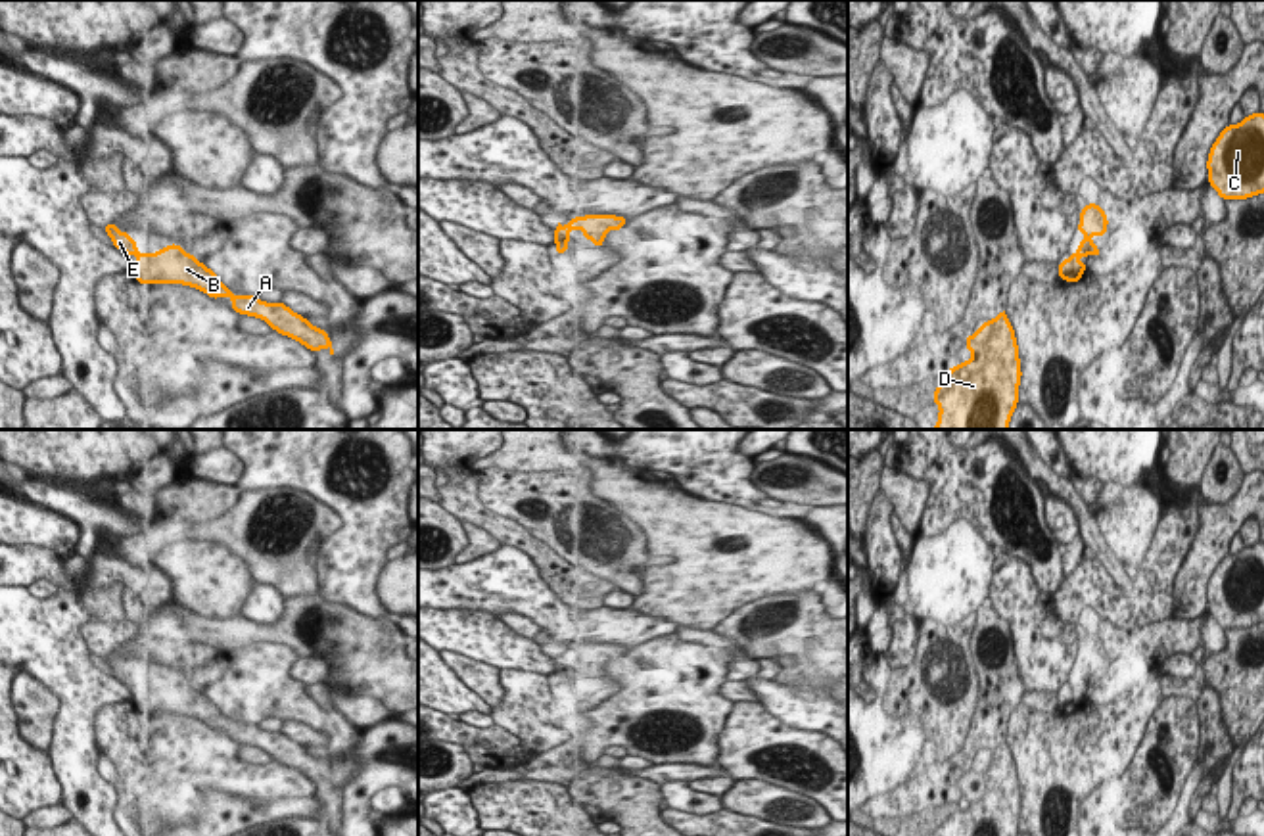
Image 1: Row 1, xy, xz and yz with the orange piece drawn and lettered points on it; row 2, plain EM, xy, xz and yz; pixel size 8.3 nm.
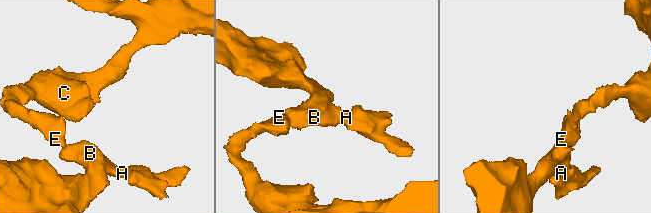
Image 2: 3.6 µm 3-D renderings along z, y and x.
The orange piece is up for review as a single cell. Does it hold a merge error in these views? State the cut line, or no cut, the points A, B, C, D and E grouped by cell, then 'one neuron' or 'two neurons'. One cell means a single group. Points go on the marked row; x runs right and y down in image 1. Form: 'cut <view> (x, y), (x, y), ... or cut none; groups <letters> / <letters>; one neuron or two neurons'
cut none; groups A B C D E; one neuron

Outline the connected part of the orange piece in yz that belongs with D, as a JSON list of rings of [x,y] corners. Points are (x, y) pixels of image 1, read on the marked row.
[[[1005,311],[980,324],[980,328],[965,339],[965,345],[972,357],[957,366],[949,366],[946,378],[932,393],[940,408],[938,422],[932,430],[1009,430],[1018,405],[1022,370],[1015,328]]]

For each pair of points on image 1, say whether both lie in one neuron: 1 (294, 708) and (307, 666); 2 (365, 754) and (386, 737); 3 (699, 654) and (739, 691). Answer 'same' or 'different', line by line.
1: different
2: same
3: different

